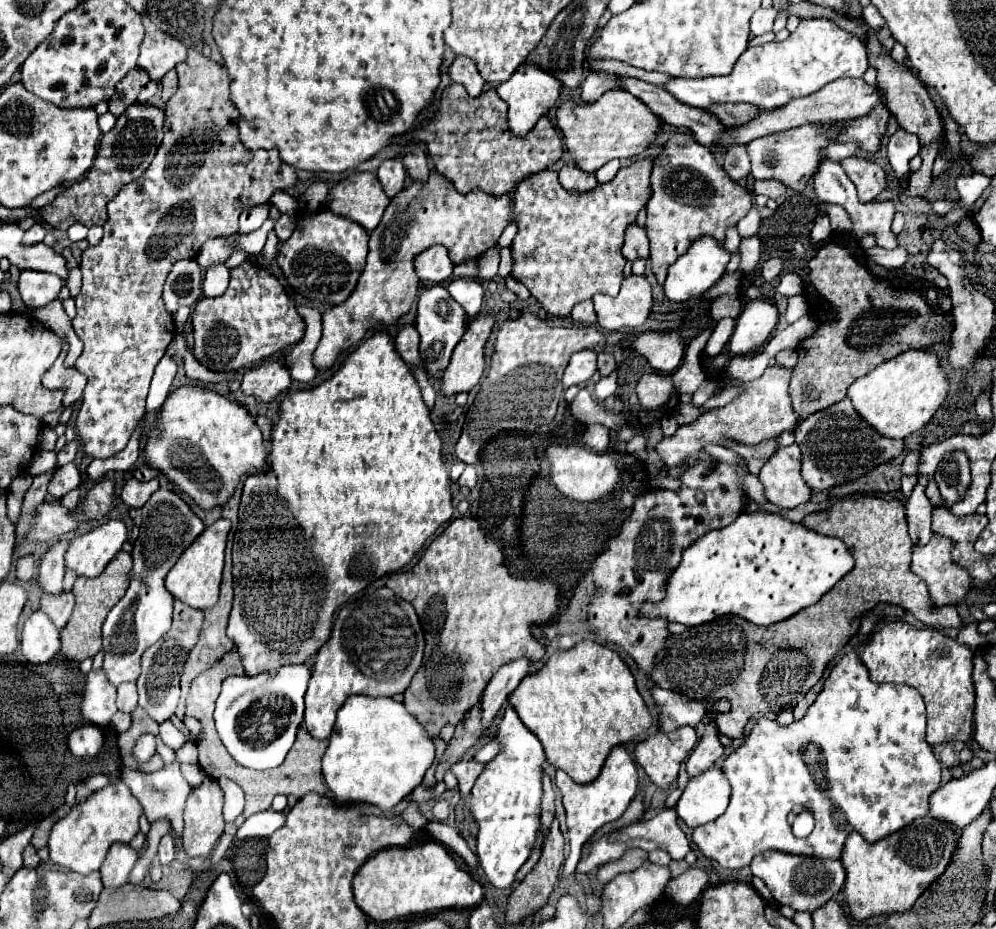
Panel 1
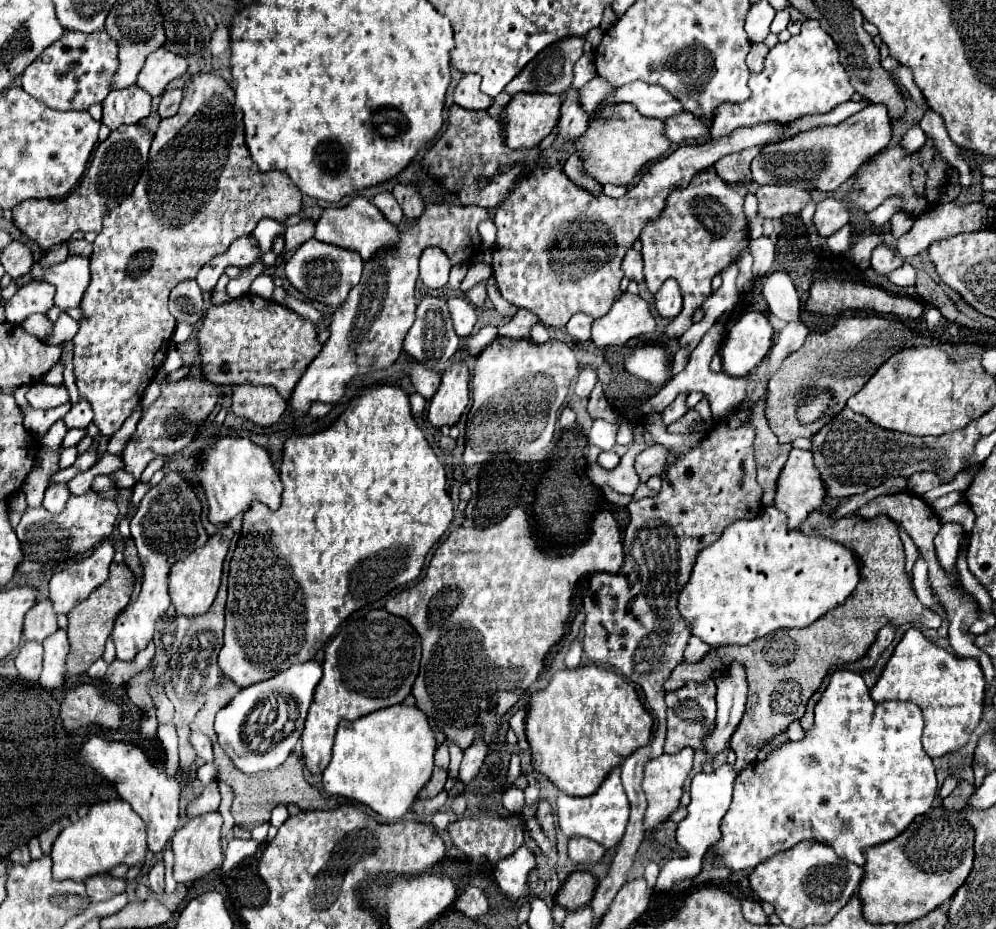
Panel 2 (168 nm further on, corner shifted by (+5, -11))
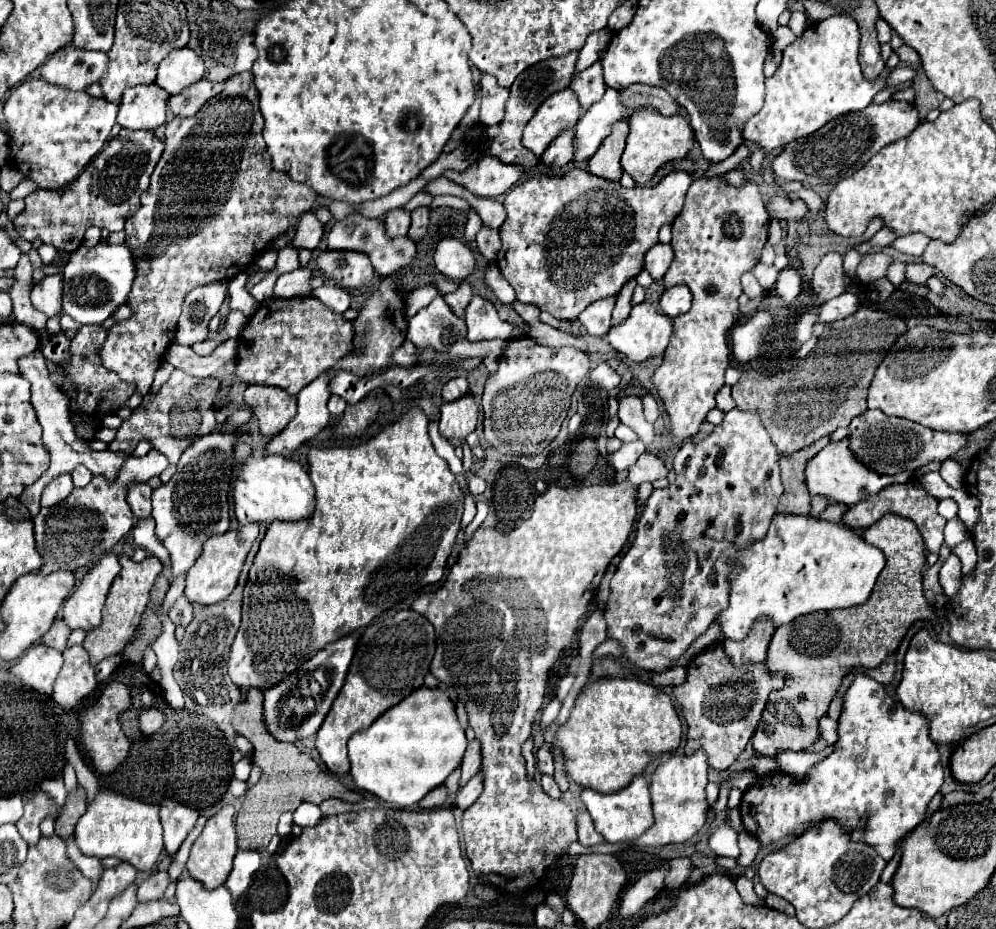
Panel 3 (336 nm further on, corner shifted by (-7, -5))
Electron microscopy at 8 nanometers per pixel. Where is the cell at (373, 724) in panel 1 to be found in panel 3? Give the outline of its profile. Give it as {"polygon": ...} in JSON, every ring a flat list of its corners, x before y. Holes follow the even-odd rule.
{"polygon":[[440,689,414,691,408,699,402,699,398,705,390,707,384,715,380,715,370,727,358,731,348,741,348,759,350,759,350,775,358,789,374,793,376,797,394,803,398,807,416,805,426,793,434,787,442,785,454,767,460,765,460,759,466,751,466,735,458,725,456,711,448,695]]}

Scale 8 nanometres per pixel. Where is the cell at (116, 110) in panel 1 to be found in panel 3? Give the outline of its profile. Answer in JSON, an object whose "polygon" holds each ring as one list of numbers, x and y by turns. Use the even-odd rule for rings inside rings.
{"polygon":[[136,85,124,91,118,109,118,125,126,129,156,129,166,123,168,93,152,85]]}

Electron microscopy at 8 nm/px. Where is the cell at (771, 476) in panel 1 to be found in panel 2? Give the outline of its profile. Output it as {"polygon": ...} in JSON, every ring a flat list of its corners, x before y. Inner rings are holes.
{"polygon":[[792,449,780,477,778,477,778,493,774,507,784,511,788,515,788,527,798,529,798,525,816,509,820,509,826,501,826,485,812,461,812,451,802,451,802,449]]}

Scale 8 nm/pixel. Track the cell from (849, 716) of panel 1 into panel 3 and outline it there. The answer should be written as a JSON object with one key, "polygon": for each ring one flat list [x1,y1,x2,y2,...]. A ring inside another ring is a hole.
{"polygon":[[856,673,852,685,848,687,848,691,844,693,842,697,842,713,840,713,840,719,838,719,838,741,834,743,834,749,828,757,824,757,822,761,814,763,812,769,808,771,808,775,804,779,796,779,788,773,772,773,772,775,766,775,766,777,760,777,742,797,742,803,740,803,740,815,742,815,742,823,744,823,744,829,748,833,752,833,758,841,760,841,760,847,770,847,770,845,780,845,784,843,786,839,794,839,796,835,804,833,808,827,816,827,822,823,822,819,832,819,836,823,840,823,844,827,844,831,850,835,850,839,854,841,862,841,862,843,868,843,868,847,872,847,880,857,884,857,886,861,894,857,896,853,896,847,898,847,898,841,910,833,924,817,926,817,926,807,928,803,932,801,932,797,940,791,942,783,944,783,944,771,942,771,942,763,940,763,940,755,938,755,938,745,930,739,928,735,928,719,924,719,924,713,920,711,910,711,906,709,902,703,894,701,886,691,884,691,884,685,874,681,872,677,864,675,864,673]]}

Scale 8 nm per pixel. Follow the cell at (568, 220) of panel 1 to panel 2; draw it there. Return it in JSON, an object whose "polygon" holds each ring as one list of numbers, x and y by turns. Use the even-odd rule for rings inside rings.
{"polygon":[[766,123,766,125,756,125,752,129,738,129,730,137,710,139,704,145,678,147,672,155,654,163,642,175,640,183,628,189,626,195,622,195,620,199,610,199,606,195,592,195,586,189,580,189,576,183,572,183,566,177,566,173,556,167,536,167,524,173,510,189,508,197,496,207,494,213,494,223,498,233,496,233,496,245,492,249,490,267,502,297,516,307,530,309,540,319,542,325,556,327,556,329,562,329,568,323,568,319,578,311,588,313,592,317,606,315,614,303,614,293,618,291,620,281,624,277,620,265,626,251,634,245,636,239,640,239,644,225,648,221,654,221,664,211,668,195,674,189,682,189,684,185,688,185,688,181,698,171,714,165,720,157,774,141,782,131,784,125]]}

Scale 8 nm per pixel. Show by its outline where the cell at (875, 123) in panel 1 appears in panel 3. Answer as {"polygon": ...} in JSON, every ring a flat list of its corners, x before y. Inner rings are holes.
{"polygon":[[886,101,886,103,870,103,864,111,848,113,832,119,822,129,814,131,808,137,800,137,798,141,790,141,780,155,772,159,772,171,782,181,802,181,806,185,822,185,822,183,838,183,852,173,856,173,864,163,872,159,886,145,908,137,914,127,920,123,918,111,912,103,904,101]]}

